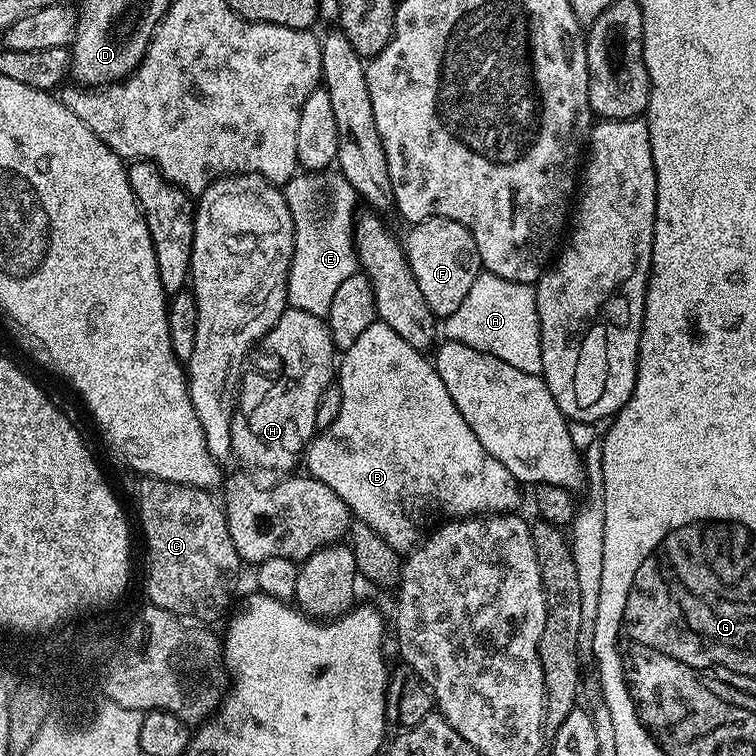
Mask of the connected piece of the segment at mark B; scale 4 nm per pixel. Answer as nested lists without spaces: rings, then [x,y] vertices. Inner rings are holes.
[[[379,322],[366,326],[366,330],[362,330],[362,334],[358,334],[358,342],[354,342],[354,346],[343,349],[342,359],[338,364],[338,386],[342,390],[342,410],[338,410],[338,418],[329,428],[323,429],[309,440],[306,449],[306,464],[308,460],[306,472],[315,480],[321,480],[326,486],[330,486],[330,490],[334,490],[334,494],[338,494],[338,498],[342,498],[342,502],[346,502],[353,517],[359,523],[370,525],[390,547],[397,550],[415,548],[418,543],[416,516],[428,516],[431,512],[438,511],[443,504],[445,517],[448,518],[471,518],[481,514],[512,514],[519,509],[516,507],[520,504],[522,484],[514,478],[513,474],[510,474],[510,470],[502,462],[492,457],[483,448],[482,443],[475,436],[474,430],[467,425],[466,419],[459,413],[454,400],[450,398],[450,393],[436,372],[433,361],[425,353],[414,350],[414,346],[410,346],[410,342],[398,338],[398,334],[394,334],[394,330],[390,330],[390,326]]]

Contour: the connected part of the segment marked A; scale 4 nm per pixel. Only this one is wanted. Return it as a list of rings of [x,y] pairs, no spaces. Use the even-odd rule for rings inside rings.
[[[487,270],[470,286],[470,294],[462,298],[462,306],[454,310],[442,324],[447,339],[456,340],[474,350],[500,358],[526,374],[542,373],[542,342],[540,341],[540,315],[536,305],[536,290],[531,284],[510,282],[498,278]]]

